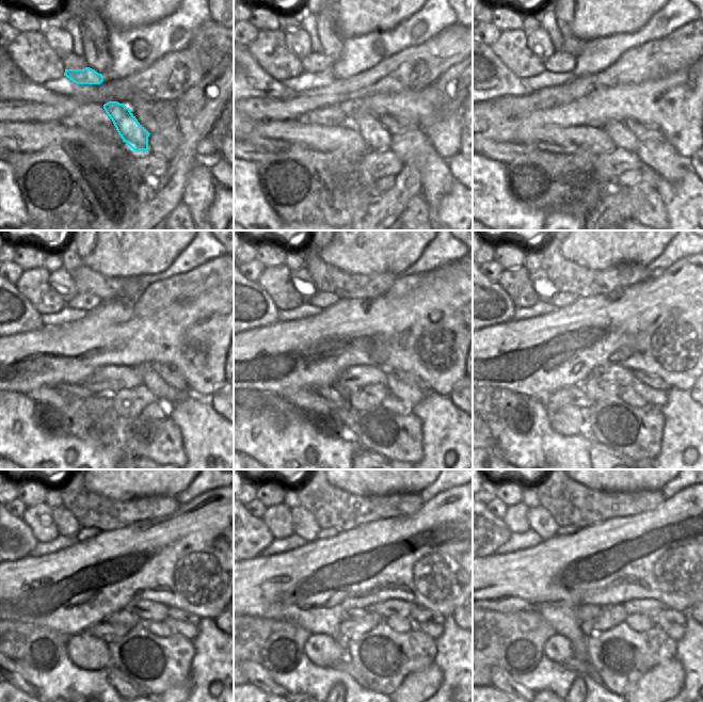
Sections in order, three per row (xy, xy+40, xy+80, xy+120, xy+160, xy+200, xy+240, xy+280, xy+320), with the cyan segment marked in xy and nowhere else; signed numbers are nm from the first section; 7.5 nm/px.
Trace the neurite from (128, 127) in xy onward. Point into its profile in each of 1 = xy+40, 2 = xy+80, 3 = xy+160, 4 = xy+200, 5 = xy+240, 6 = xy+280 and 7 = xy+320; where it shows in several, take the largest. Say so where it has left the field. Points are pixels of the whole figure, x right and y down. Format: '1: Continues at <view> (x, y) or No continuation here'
1: Continues at xy+40 (378, 138)
2: Continues at xy+80 (622, 138)
3: Continues at xy+160 (412, 396)
4: Continues at xy+200 (653, 397)
5: Continues at xy+240 (189, 631)
6: Continues at xy+280 (434, 631)
7: Continues at xy+320 (675, 632).

